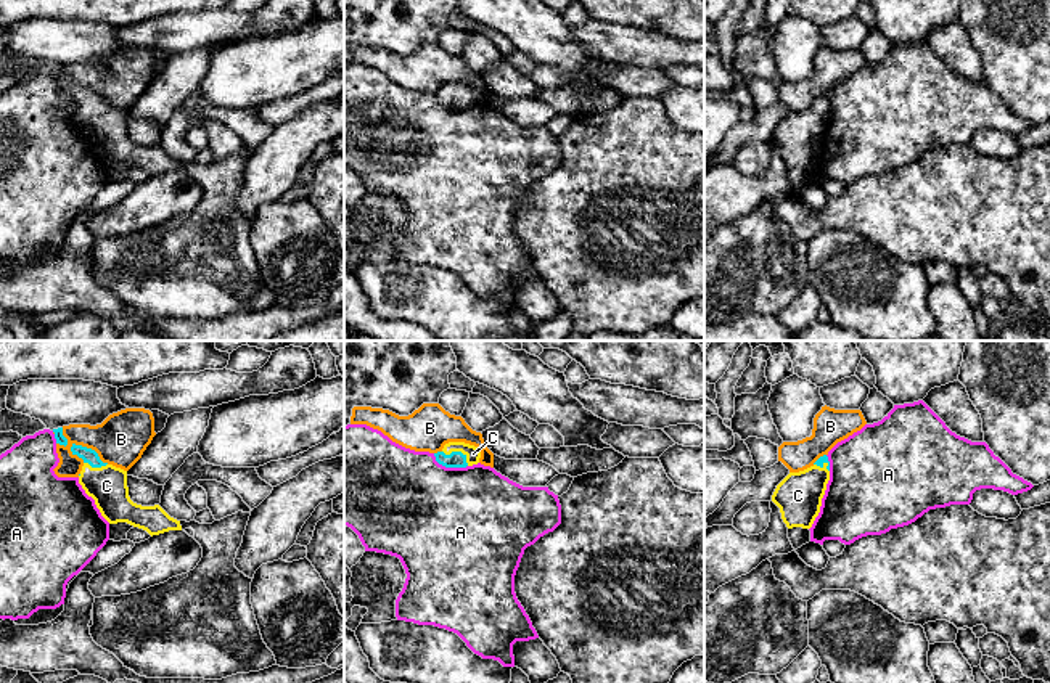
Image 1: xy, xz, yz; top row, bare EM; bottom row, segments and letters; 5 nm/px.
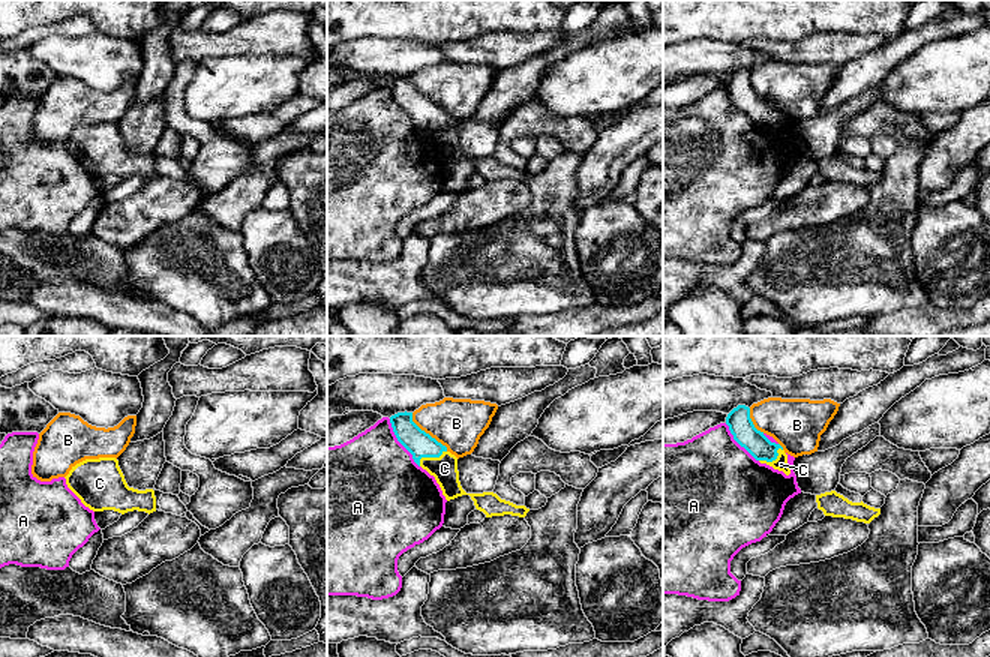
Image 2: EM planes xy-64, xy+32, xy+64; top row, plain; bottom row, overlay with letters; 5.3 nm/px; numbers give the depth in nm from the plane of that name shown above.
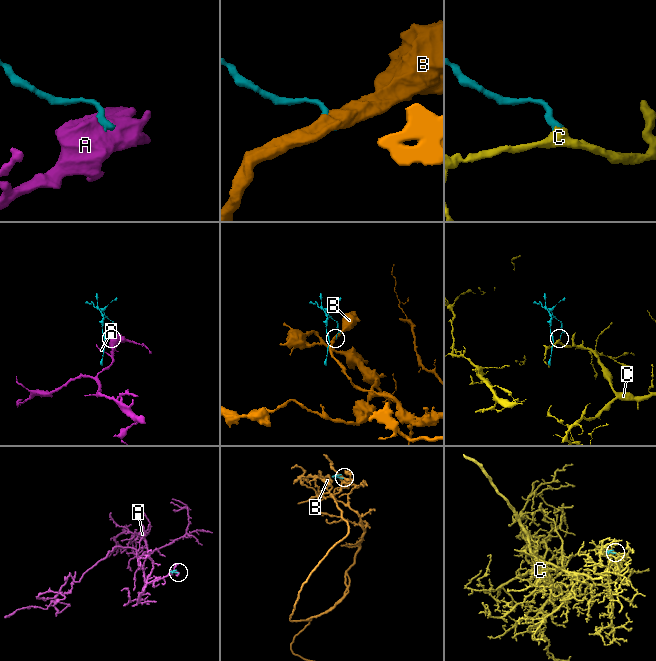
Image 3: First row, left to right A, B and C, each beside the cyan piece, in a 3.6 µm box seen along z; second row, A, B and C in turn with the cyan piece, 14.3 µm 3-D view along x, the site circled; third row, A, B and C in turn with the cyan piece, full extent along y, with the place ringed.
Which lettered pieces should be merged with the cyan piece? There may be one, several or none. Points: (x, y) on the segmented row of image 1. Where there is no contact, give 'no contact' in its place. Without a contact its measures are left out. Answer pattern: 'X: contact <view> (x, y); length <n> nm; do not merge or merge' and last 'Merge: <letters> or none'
A: contact xz (449, 466); length 190 nm; do not merge
B: contact xy (90, 449); length 220 nm; do not merge
C: contact xz (459, 452); length 150 nm; merge
Merge: C

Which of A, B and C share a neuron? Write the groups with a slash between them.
A / B / C

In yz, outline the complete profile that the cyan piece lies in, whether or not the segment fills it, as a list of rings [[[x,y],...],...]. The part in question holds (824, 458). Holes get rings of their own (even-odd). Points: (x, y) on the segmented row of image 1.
[[[820,456],[810,468],[790,472],[775,489],[772,501],[780,508],[788,529],[810,529],[820,513],[830,481],[828,456]]]

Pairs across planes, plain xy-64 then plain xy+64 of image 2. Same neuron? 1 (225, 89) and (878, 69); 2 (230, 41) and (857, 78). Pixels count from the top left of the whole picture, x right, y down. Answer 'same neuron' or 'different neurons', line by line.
1: different neurons
2: different neurons

